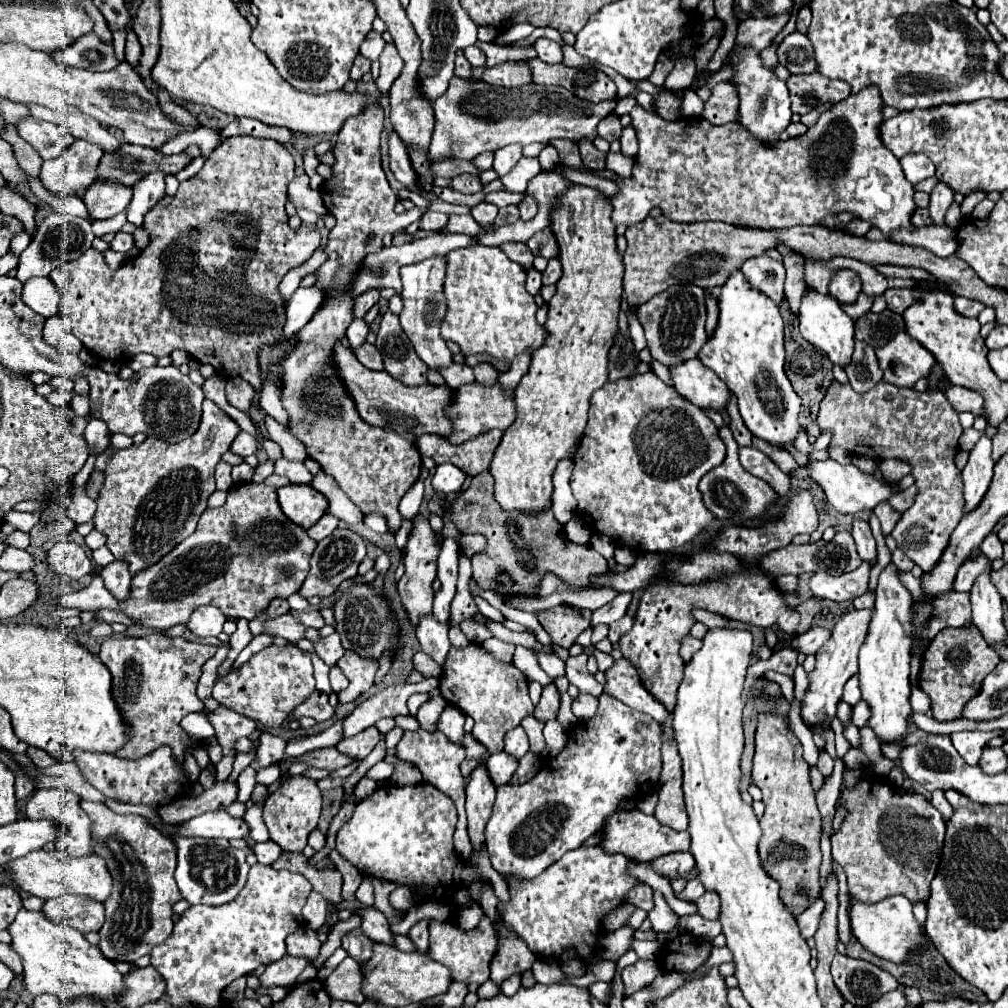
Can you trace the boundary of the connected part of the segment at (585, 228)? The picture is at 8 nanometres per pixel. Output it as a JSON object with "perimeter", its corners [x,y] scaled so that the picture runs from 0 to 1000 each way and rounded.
{"perimeter":[[[572,184],[555,197],[555,209],[551,209],[551,217],[547,217],[547,221],[555,241],[555,255],[559,257],[559,275],[553,279],[553,291],[545,299],[541,318],[547,336],[531,348],[525,368],[511,386],[513,416],[499,430],[485,465],[491,475],[491,497],[501,507],[519,507],[525,511],[547,505],[549,467],[557,455],[568,453],[576,439],[574,436],[578,434],[578,426],[582,422],[586,390],[602,378],[602,348],[612,328],[612,313],[618,293],[618,259],[610,247],[610,223],[606,221],[606,203],[602,201],[602,195],[598,195],[592,188]]]}

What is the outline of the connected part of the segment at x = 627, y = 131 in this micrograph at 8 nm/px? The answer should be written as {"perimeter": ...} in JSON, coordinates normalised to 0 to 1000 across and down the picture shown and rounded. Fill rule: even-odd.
{"perimeter":[[[626,122],[622,126],[618,126],[618,132],[616,132],[616,150],[620,154],[624,154],[624,156],[632,154],[632,134],[630,134],[630,128],[628,128]]]}

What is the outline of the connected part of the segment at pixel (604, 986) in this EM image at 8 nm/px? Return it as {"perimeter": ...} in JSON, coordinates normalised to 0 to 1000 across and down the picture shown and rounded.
{"perimeter":[[[590,974],[583,979],[586,987],[598,994],[603,990],[604,976],[600,974]]]}

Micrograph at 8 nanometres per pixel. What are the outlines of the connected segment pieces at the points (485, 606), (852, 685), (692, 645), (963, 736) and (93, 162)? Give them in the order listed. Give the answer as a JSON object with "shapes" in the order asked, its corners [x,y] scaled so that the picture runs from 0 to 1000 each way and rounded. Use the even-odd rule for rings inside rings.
{"shapes":[[[[475,586],[473,588],[469,588],[469,594],[471,594],[471,600],[475,602],[475,606],[481,610],[481,612],[485,612],[485,614],[491,614],[493,618],[497,618],[501,612],[497,610],[497,606],[493,606],[491,602],[487,602],[477,590],[475,590]]],[[[851,670],[845,671],[838,678],[838,686],[836,686],[836,695],[840,695],[842,699],[848,699],[854,693],[854,686],[852,683]]],[[[680,630],[678,634],[676,634],[678,638],[676,638],[676,652],[682,656],[682,654],[686,654],[686,650],[693,644],[693,634],[688,634],[686,630]]],[[[949,725],[949,727],[943,729],[945,741],[963,759],[969,759],[971,749],[973,749],[973,743],[977,741],[977,737],[981,733],[983,733],[981,725],[979,727],[977,725]]],[[[74,138],[74,142],[66,150],[63,150],[63,154],[59,154],[57,158],[51,158],[51,160],[43,160],[39,178],[45,184],[45,188],[49,188],[55,193],[61,193],[61,195],[78,193],[80,195],[82,188],[86,188],[94,178],[94,168],[96,168],[100,154],[102,154],[102,150],[98,144],[88,142],[84,138]]]]}

